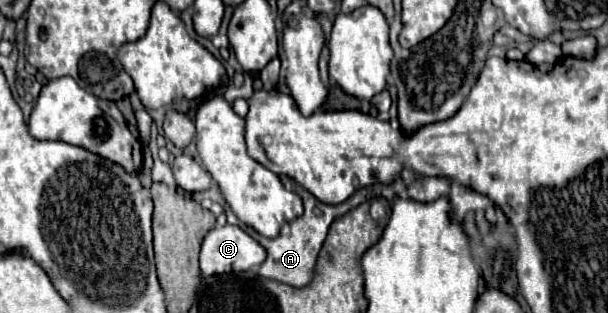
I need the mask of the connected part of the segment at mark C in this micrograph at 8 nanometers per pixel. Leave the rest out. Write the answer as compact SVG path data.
M236 225L212 229L202 243L200 269L206 275L246 271L266 259L266 249Z

